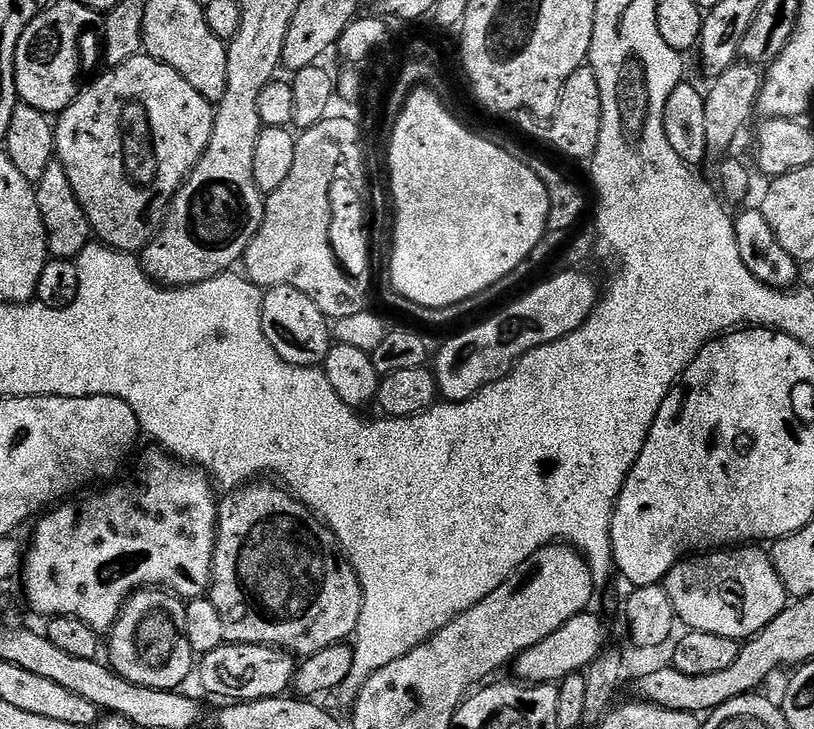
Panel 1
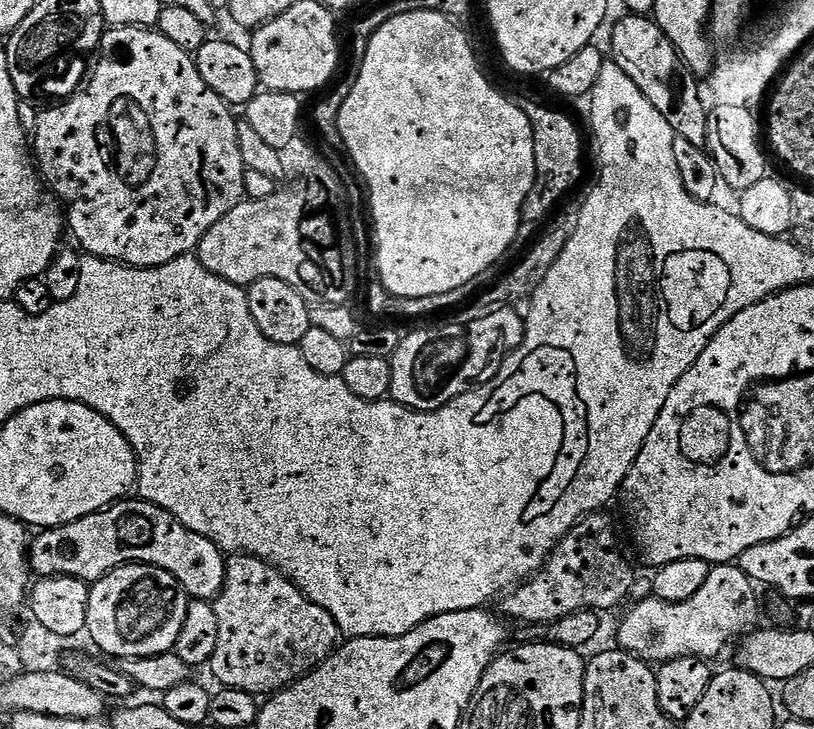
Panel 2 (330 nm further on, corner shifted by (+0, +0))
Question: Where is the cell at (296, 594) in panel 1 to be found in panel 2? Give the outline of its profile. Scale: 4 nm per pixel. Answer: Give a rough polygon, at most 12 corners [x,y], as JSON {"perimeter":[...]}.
{"perimeter":[[232,554],[212,676],[267,698],[340,627],[272,564]]}

